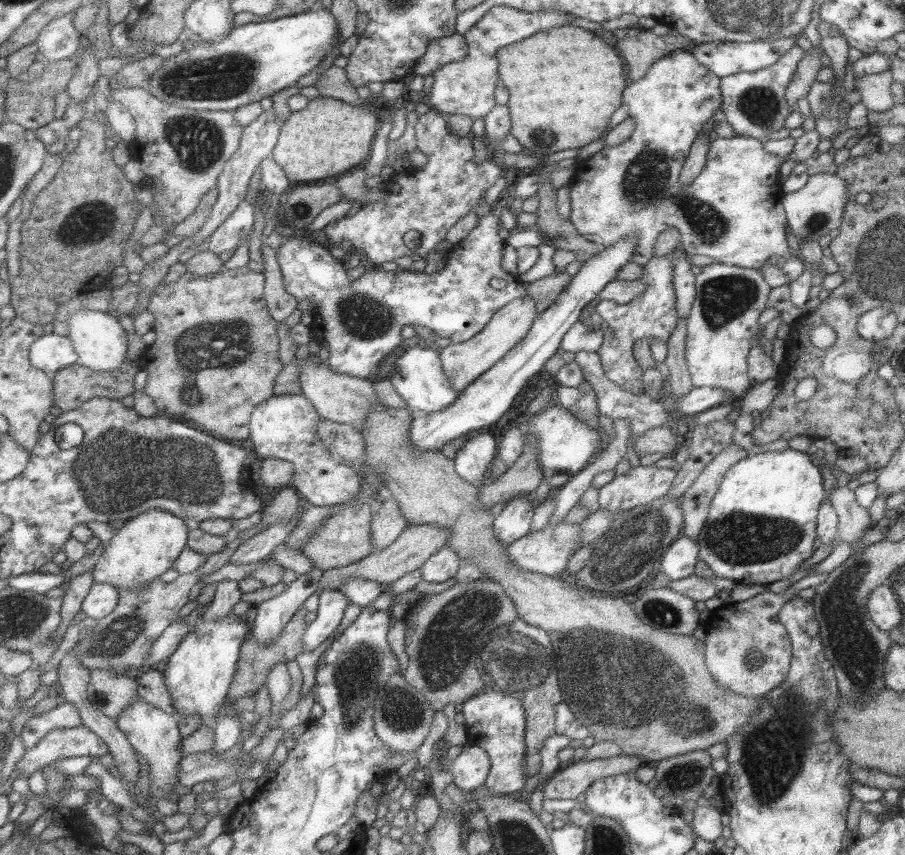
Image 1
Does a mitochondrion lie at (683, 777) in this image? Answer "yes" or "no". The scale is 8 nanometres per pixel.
yes

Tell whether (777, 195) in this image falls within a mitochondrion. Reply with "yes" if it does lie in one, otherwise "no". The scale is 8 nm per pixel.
no

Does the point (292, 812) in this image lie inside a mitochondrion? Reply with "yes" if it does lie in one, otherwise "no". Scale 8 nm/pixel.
yes

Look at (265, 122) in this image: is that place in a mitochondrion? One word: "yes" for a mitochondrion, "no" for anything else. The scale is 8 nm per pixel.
no

